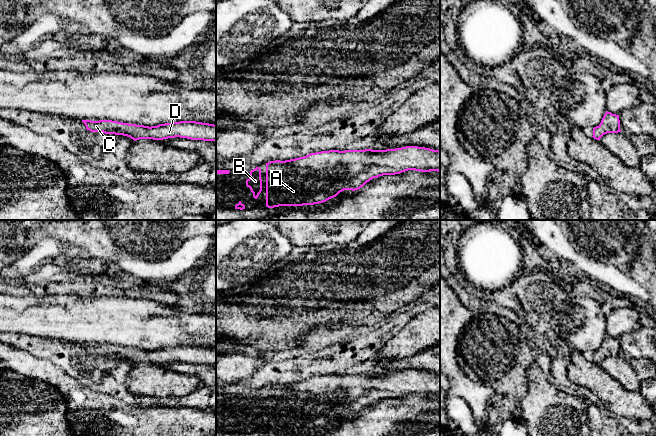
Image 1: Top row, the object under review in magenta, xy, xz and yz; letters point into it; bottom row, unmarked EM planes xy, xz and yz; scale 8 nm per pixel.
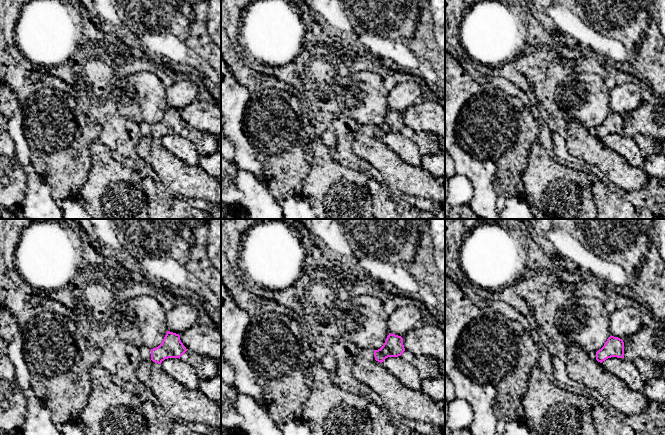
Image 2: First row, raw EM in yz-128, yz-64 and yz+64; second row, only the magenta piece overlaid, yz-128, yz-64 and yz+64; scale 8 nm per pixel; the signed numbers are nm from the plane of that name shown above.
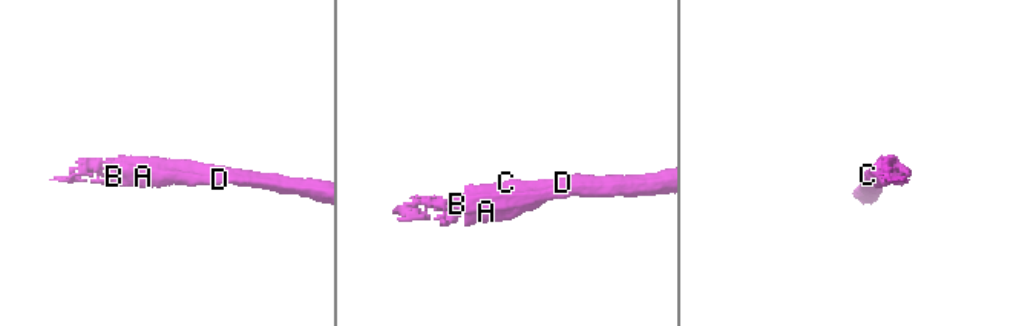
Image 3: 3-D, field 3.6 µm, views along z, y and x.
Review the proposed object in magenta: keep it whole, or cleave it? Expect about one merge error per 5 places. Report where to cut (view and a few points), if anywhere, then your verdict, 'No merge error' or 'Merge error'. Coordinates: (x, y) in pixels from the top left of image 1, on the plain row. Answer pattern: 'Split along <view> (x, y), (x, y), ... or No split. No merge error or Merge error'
No split. No merge error

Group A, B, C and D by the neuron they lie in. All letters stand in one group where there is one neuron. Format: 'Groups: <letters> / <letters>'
Groups: A B C D

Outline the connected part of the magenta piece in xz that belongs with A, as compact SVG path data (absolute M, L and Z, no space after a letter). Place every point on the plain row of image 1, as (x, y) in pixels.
M406 370L386 374L329 374L266 387L266 431L303 430L326 426L344 414L358 414L373 402L408 394L440 395L440 375Z

